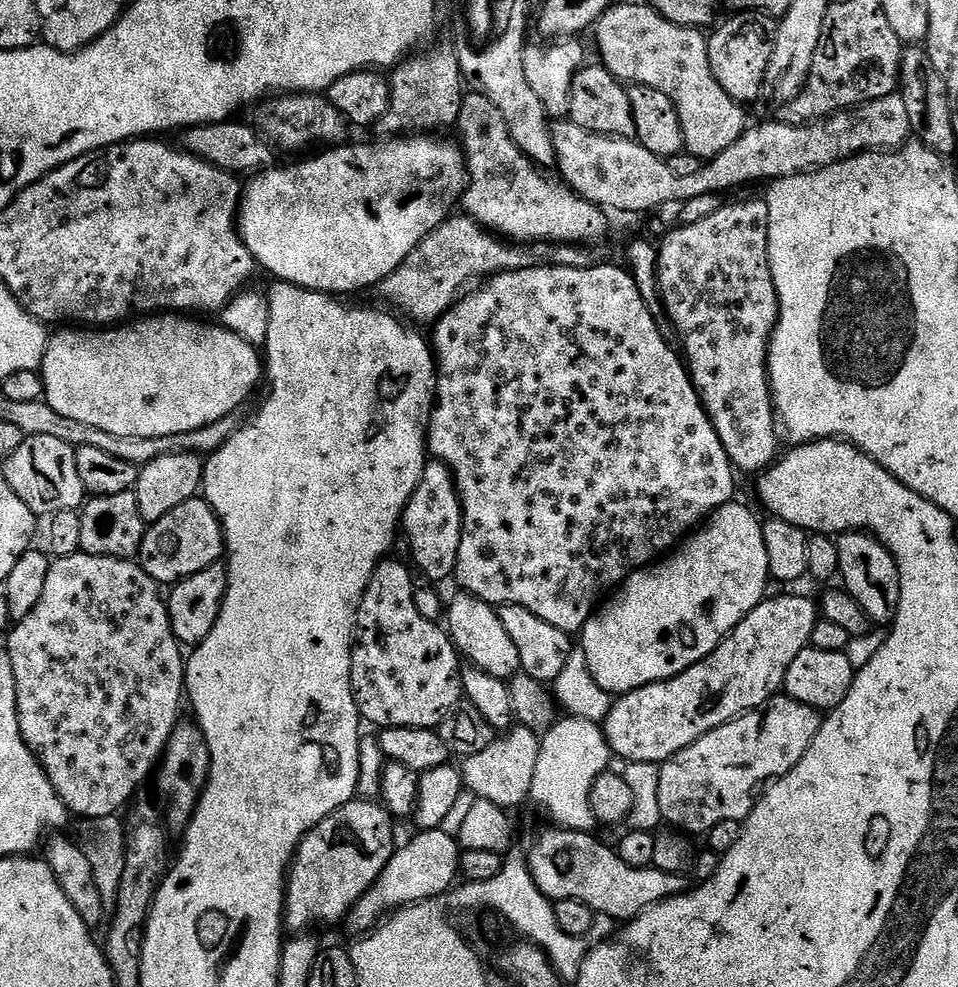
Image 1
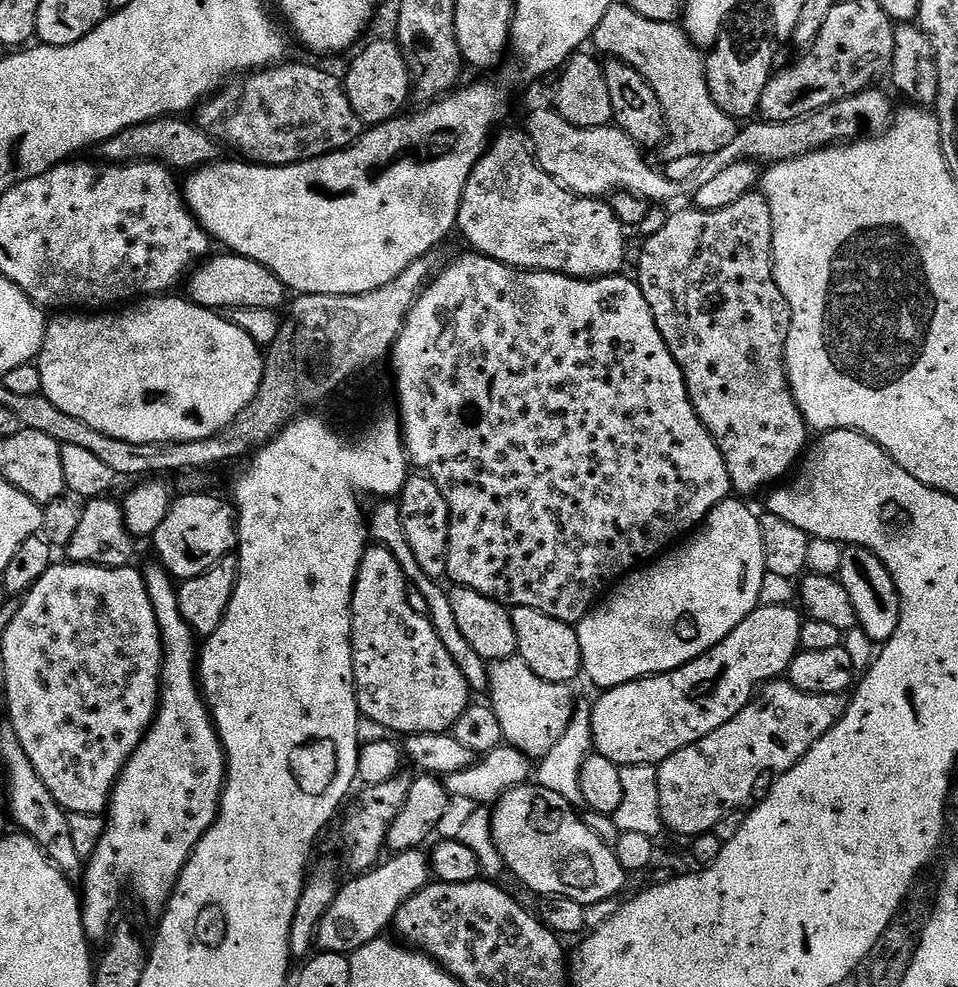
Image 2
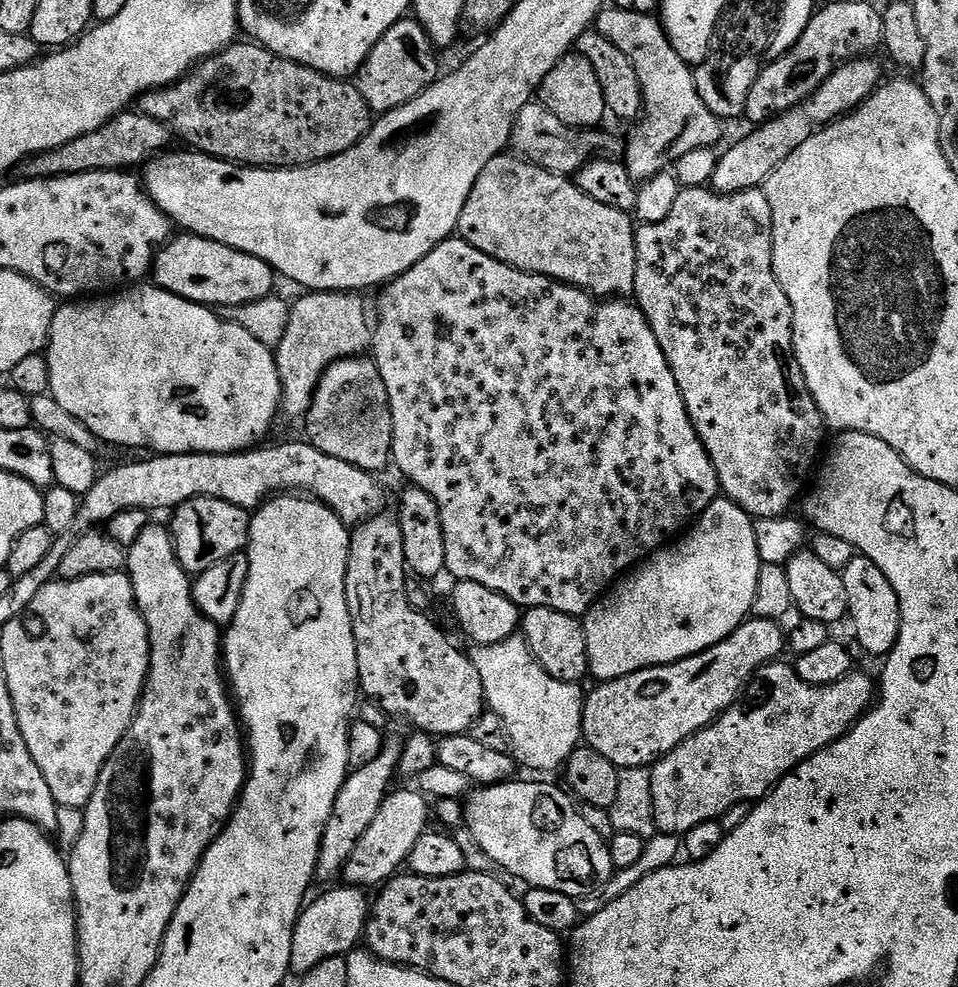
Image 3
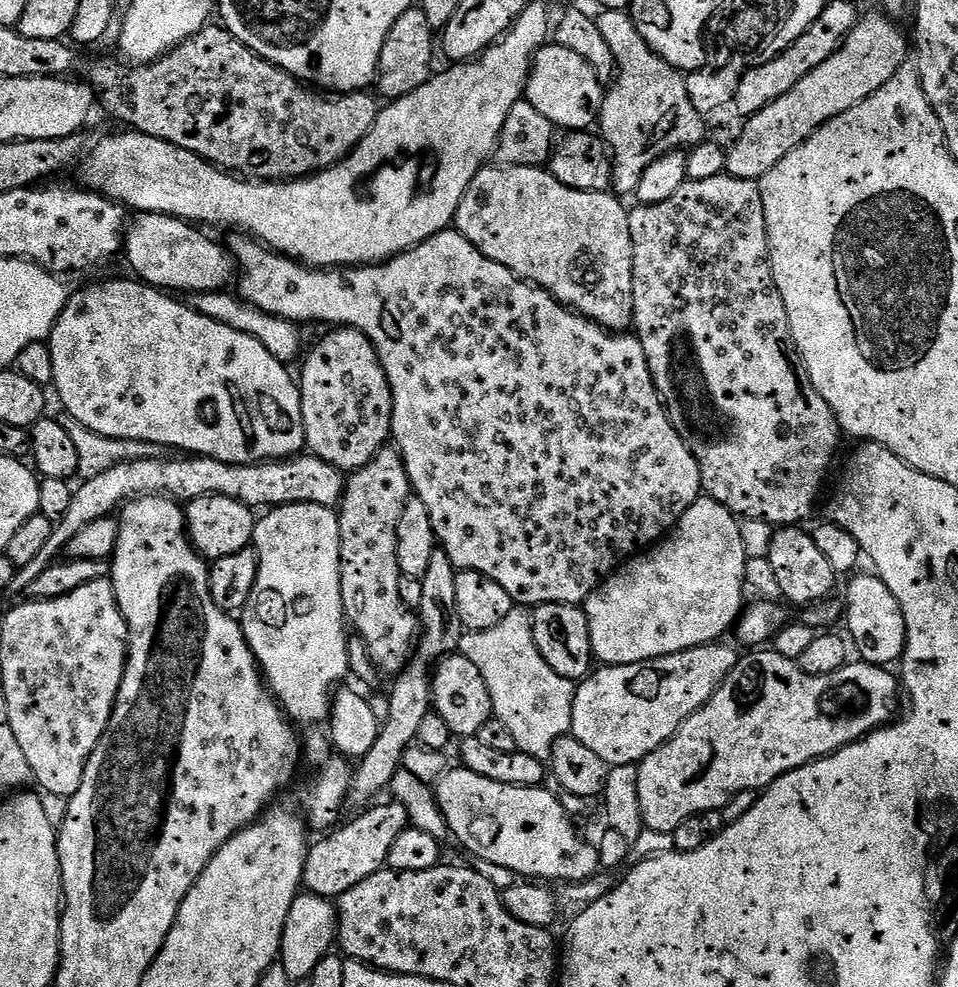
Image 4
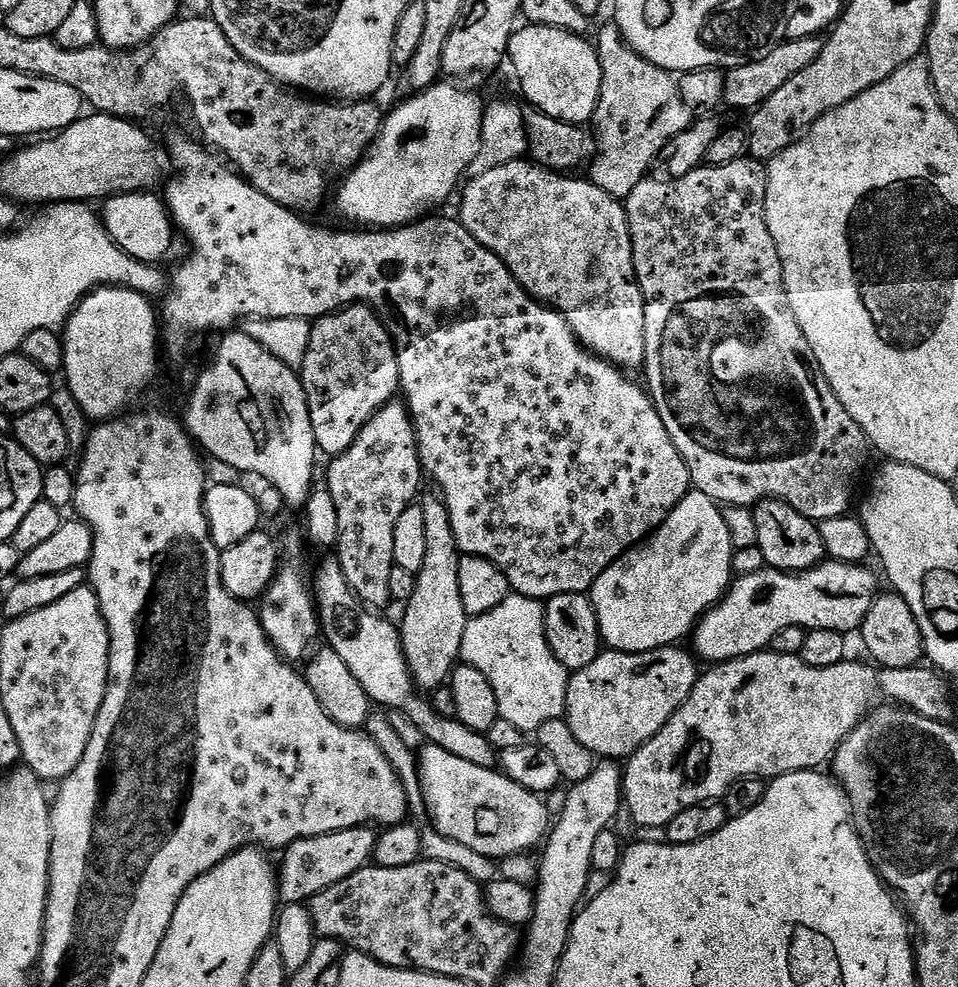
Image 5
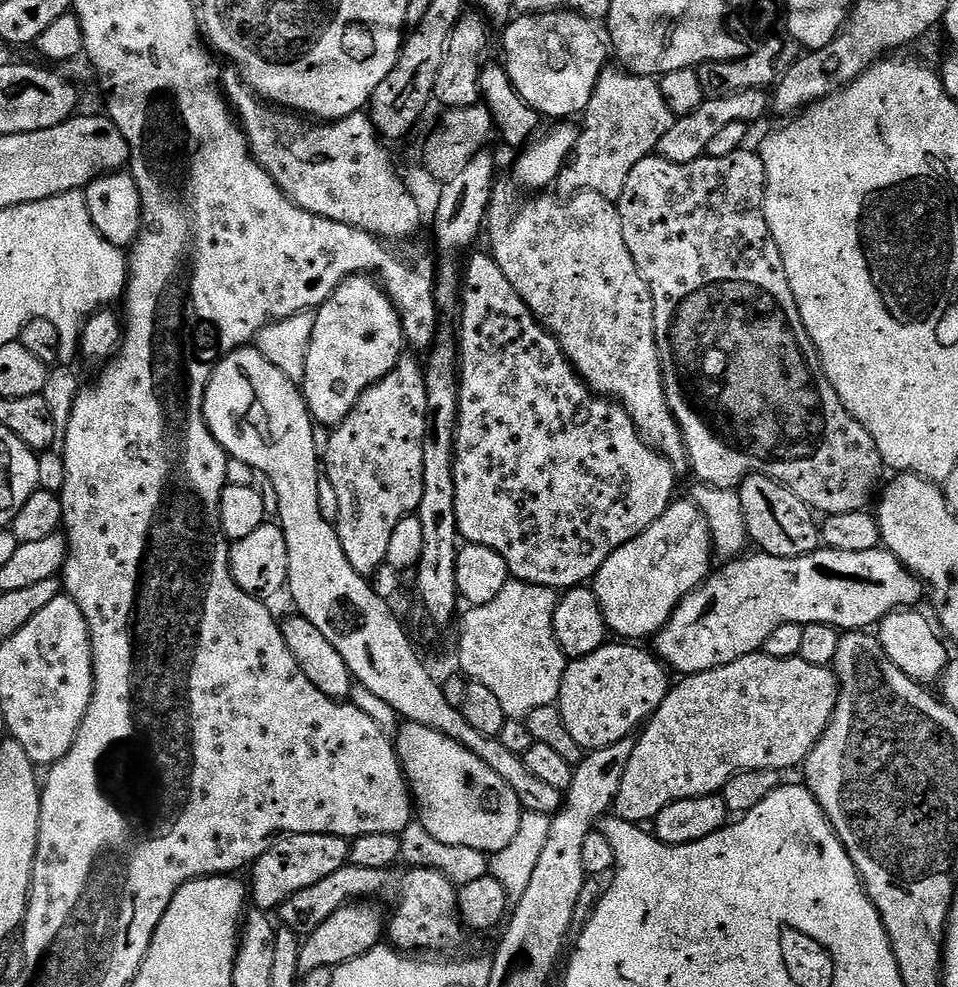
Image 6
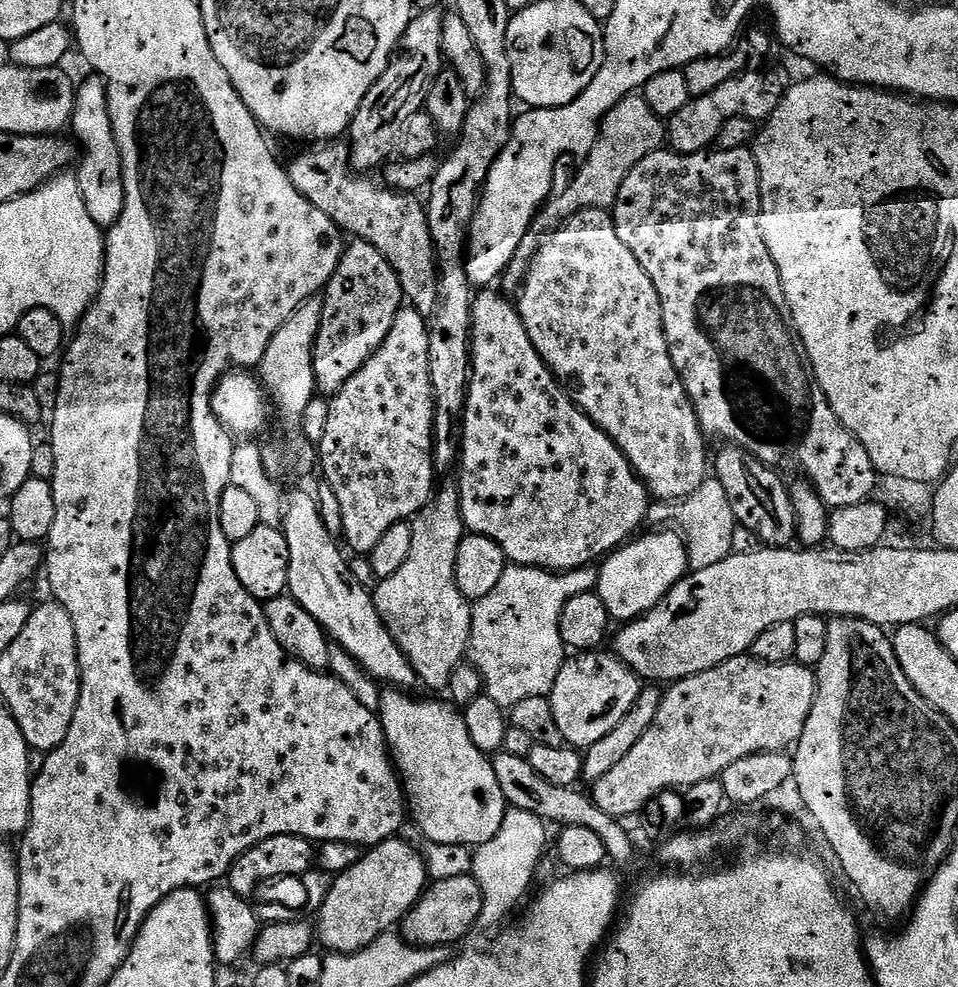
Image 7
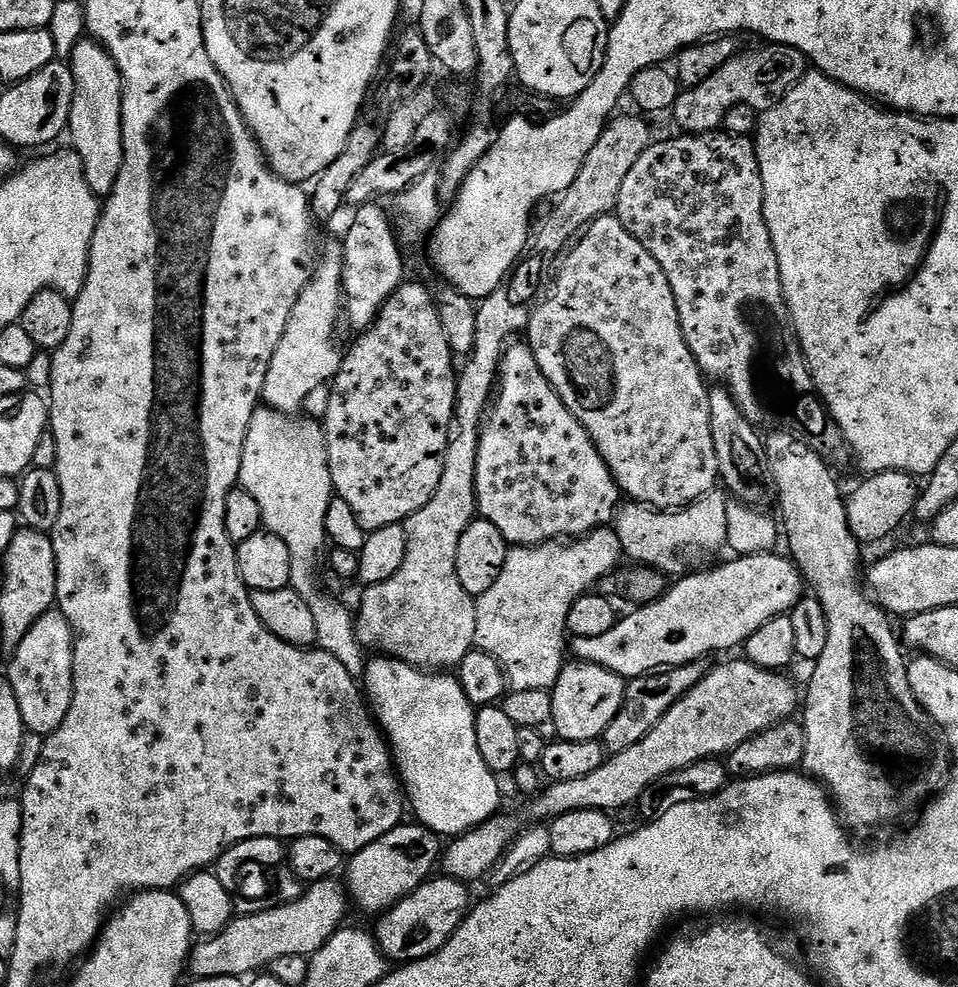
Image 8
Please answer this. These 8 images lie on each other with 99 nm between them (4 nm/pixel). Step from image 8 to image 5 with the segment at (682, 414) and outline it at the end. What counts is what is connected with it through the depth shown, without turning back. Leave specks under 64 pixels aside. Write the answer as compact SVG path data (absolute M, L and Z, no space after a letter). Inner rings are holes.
M528 158L506 162L506 166L494 166L494 170L486 170L486 174L471 177L463 185L463 188L465 187L464 197L460 200L458 219L465 230L478 243L486 246L486 250L490 250L508 267L510 274L527 290L532 299L538 300L541 304L546 304L550 308L555 308L556 311L564 315L566 322L570 322L574 334L592 355L609 360L616 367L625 370L632 370L631 368L643 369L644 355L646 354L646 306L644 305L642 290L639 284L636 283L636 271L634 270L634 258L632 257L632 235L628 225L628 215L621 201L615 200L610 194L606 194L606 190L602 190L597 184L592 183L591 179L575 180L572 176L575 175L561 174L550 168L541 168L539 164Z

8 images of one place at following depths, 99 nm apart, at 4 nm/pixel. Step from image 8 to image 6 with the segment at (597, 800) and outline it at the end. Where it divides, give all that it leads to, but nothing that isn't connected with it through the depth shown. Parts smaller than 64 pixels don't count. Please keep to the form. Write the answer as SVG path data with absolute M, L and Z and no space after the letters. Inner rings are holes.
M762 650L721 668L683 677L679 682L669 687L662 706L643 725L616 795L615 815L631 824L655 821L658 813L676 800L720 794L732 776L740 772L784 774L787 768L799 769L832 720L840 693L831 667L810 666L810 662L799 658L770 658Z

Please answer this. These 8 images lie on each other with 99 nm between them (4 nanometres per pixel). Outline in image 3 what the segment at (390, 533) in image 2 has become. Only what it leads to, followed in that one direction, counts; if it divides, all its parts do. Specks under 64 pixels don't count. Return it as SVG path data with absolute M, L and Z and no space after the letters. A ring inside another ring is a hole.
M307 439L292 440L289 444L272 444L269 448L257 446L242 452L187 452L186 454L149 455L149 460L132 460L129 464L120 464L109 472L101 471L88 492L83 493L76 511L75 527L88 530L100 526L114 514L129 512L135 508L149 514L155 513L155 508L175 510L180 504L199 496L214 498L222 502L230 502L245 510L255 510L269 498L277 494L307 494L320 503L325 504L343 524L355 526L361 520L367 520L377 511L380 504L380 484L373 473L362 470L358 466L350 466L350 462L342 462L342 458L330 458L330 454L322 454Z

